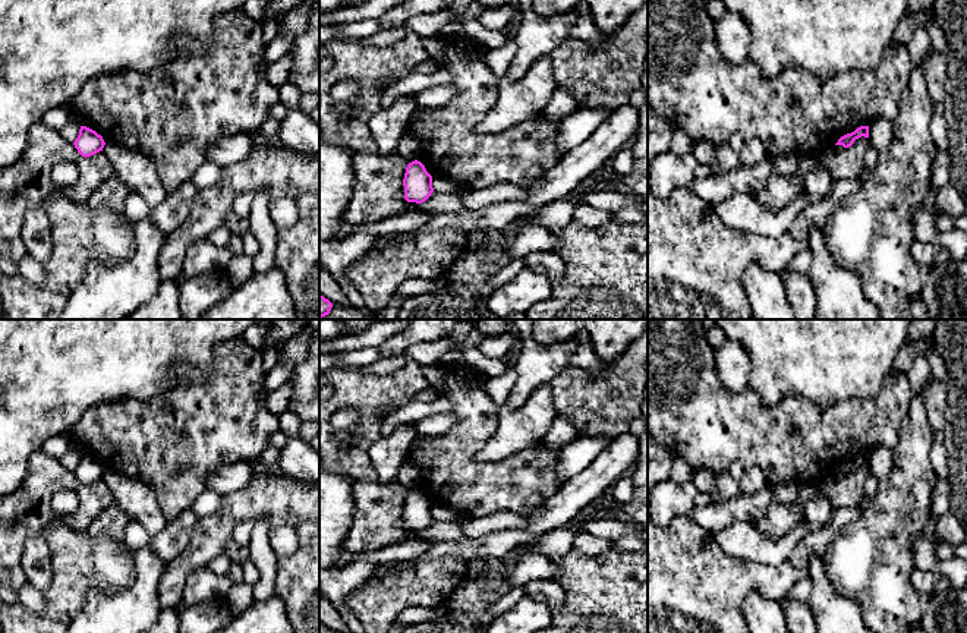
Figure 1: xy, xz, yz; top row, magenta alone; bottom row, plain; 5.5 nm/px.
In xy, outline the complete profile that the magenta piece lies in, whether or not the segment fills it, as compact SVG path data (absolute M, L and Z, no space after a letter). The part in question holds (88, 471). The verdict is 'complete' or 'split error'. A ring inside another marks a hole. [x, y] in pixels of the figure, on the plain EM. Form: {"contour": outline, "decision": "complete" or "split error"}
{"contour": "M81 454L79 463L73 470L75 476L82 485L91 485L100 479L103 479L105 470L101 463L98 463L95 459Z", "decision": "complete"}

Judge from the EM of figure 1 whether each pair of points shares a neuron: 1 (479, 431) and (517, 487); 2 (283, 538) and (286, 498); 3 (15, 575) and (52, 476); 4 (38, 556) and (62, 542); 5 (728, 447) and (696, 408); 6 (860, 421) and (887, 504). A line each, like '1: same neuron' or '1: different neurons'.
1: same neuron
2: different neurons
3: same neuron
4: different neurons
5: same neuron
6: different neurons

